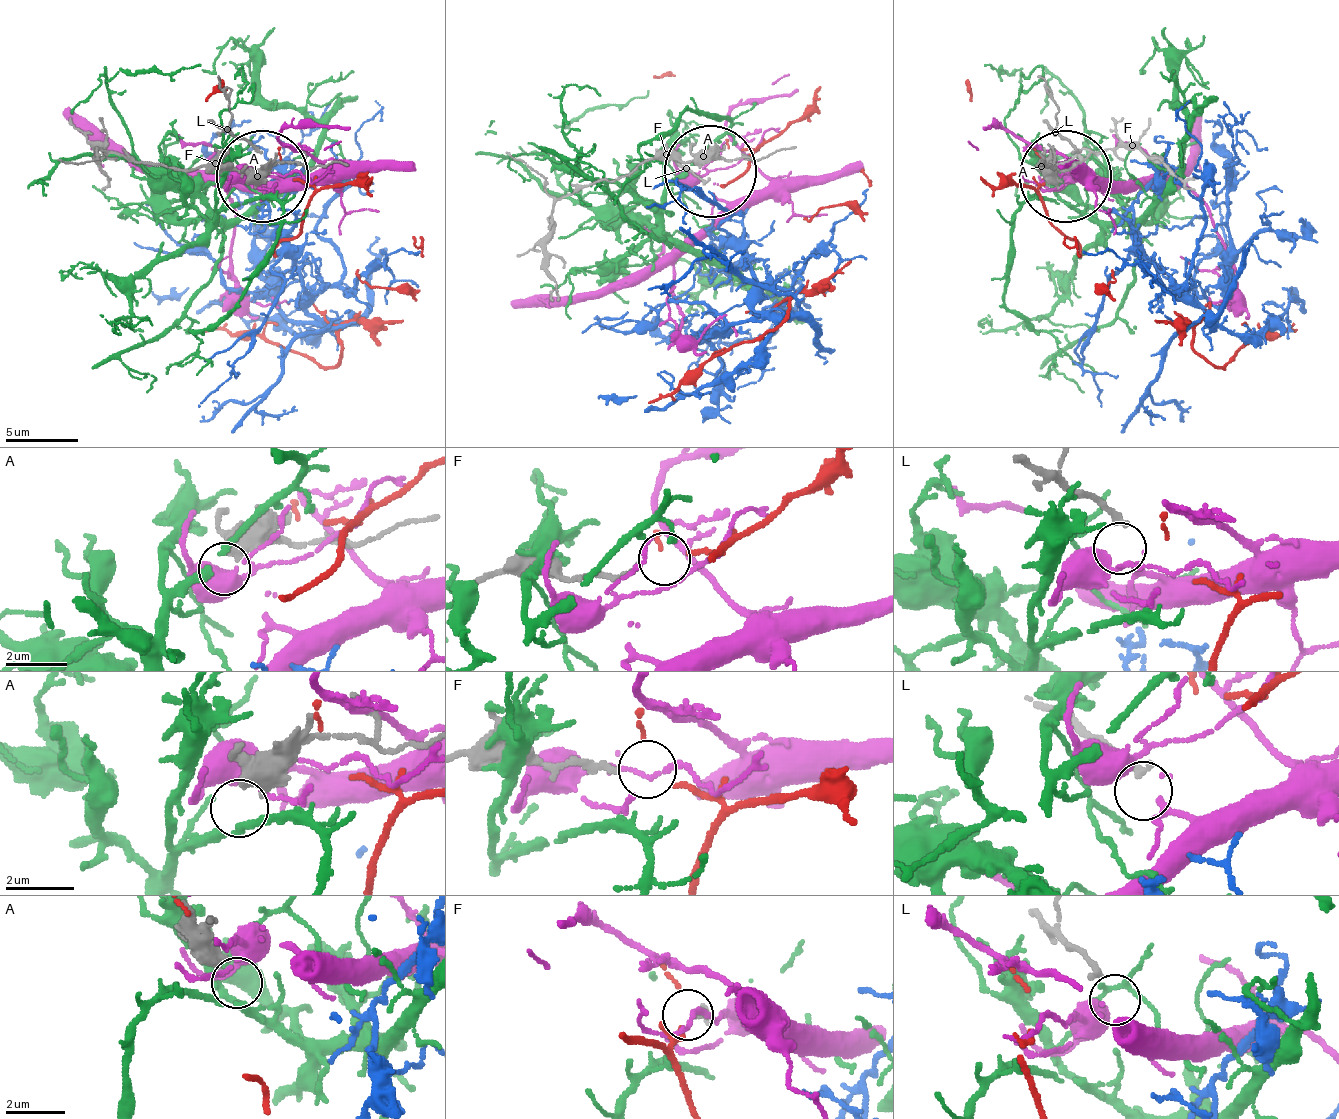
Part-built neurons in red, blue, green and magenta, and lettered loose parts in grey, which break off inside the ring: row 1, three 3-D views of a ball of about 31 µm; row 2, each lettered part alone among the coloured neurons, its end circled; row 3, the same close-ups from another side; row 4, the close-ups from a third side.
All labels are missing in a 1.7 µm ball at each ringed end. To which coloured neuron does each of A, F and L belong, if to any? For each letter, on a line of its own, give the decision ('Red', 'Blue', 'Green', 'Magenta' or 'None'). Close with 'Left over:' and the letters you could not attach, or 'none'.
A: Green
F: Red
L: Magenta
Left over: none

